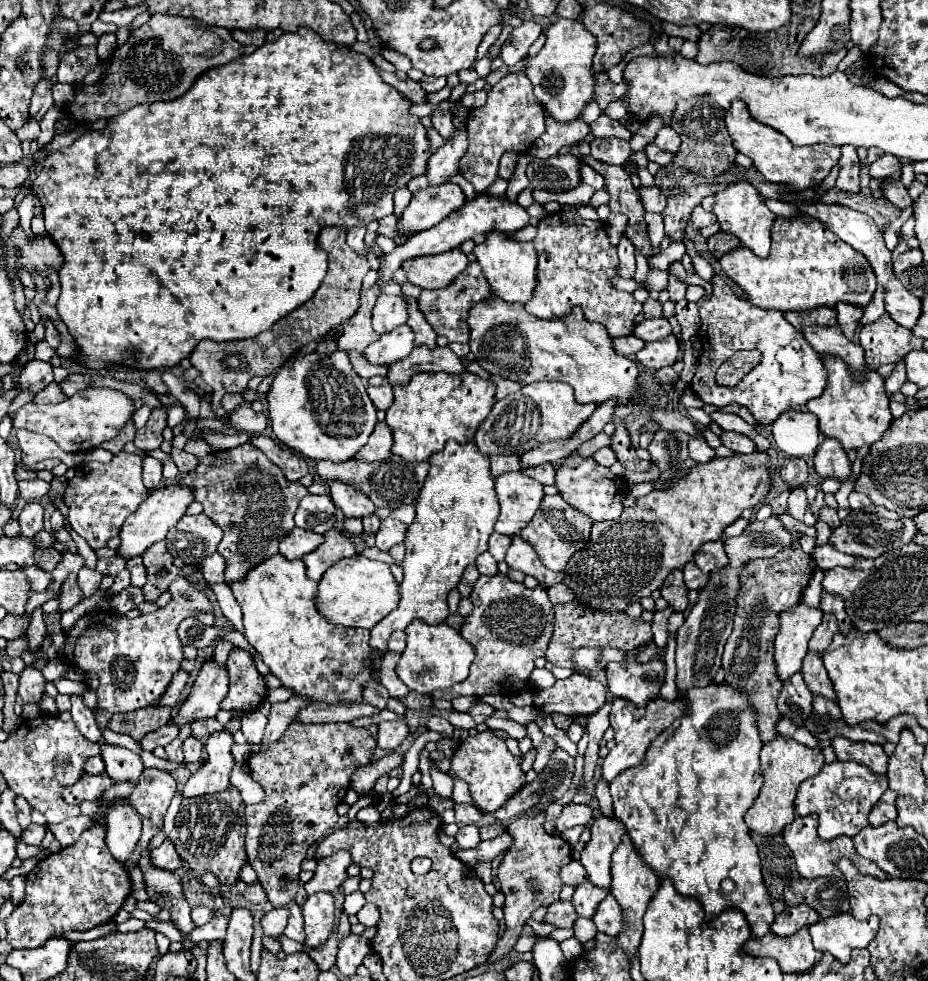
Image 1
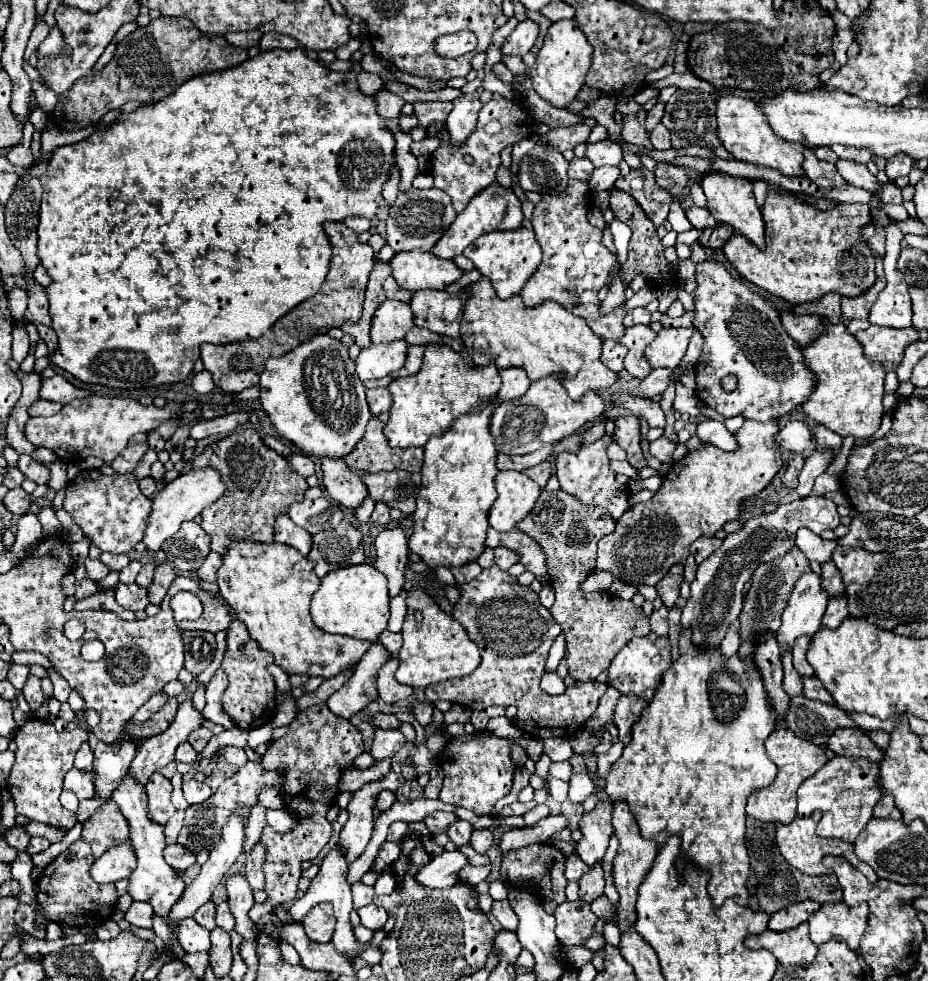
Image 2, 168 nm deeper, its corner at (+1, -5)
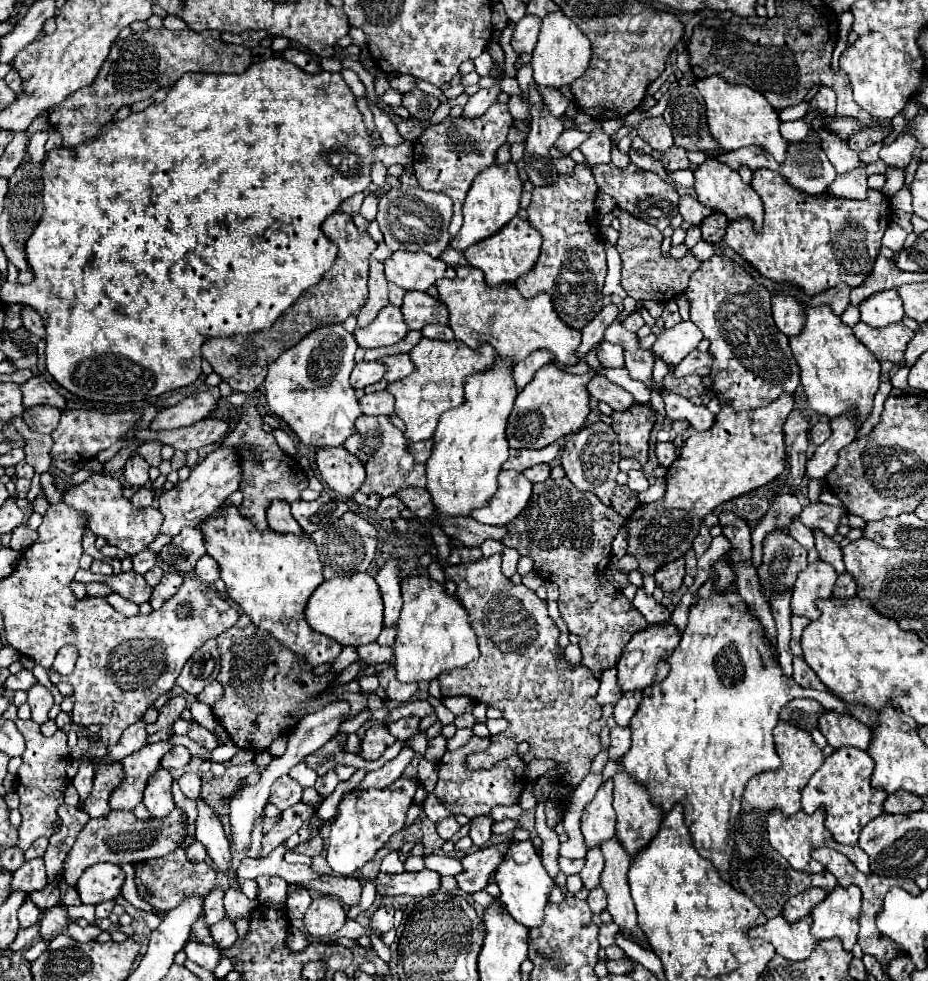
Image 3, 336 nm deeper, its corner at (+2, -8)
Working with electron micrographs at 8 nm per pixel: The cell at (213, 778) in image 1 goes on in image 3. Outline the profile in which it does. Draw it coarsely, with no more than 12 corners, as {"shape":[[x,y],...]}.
{"shape":[[184,773],[178,779],[182,793],[188,799],[200,797],[200,777]]}

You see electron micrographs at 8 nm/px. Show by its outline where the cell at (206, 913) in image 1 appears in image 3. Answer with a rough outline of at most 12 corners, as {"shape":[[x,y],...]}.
{"shape":[[220,889],[204,899],[206,925],[224,917]]}

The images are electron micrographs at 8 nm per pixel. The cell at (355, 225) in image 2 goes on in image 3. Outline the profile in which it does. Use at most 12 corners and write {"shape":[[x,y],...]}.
{"shape":[[356,193],[342,203],[340,211],[350,217],[360,213],[364,193]]}

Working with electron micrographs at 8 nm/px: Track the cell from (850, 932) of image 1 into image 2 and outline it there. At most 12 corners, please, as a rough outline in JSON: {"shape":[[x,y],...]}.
{"shape":[[827,902],[807,922],[811,942],[859,948],[869,906]]}

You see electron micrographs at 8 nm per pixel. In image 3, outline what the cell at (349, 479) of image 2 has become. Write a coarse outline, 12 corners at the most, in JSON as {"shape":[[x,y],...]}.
{"shape":[[344,447],[318,449],[324,483],[346,499],[364,483],[362,463]]}

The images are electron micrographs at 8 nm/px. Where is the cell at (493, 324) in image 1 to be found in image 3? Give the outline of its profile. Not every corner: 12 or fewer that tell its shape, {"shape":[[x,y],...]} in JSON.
{"shape":[[476,267],[438,281],[450,329],[502,361],[580,363],[580,331],[546,293],[490,289]]}

